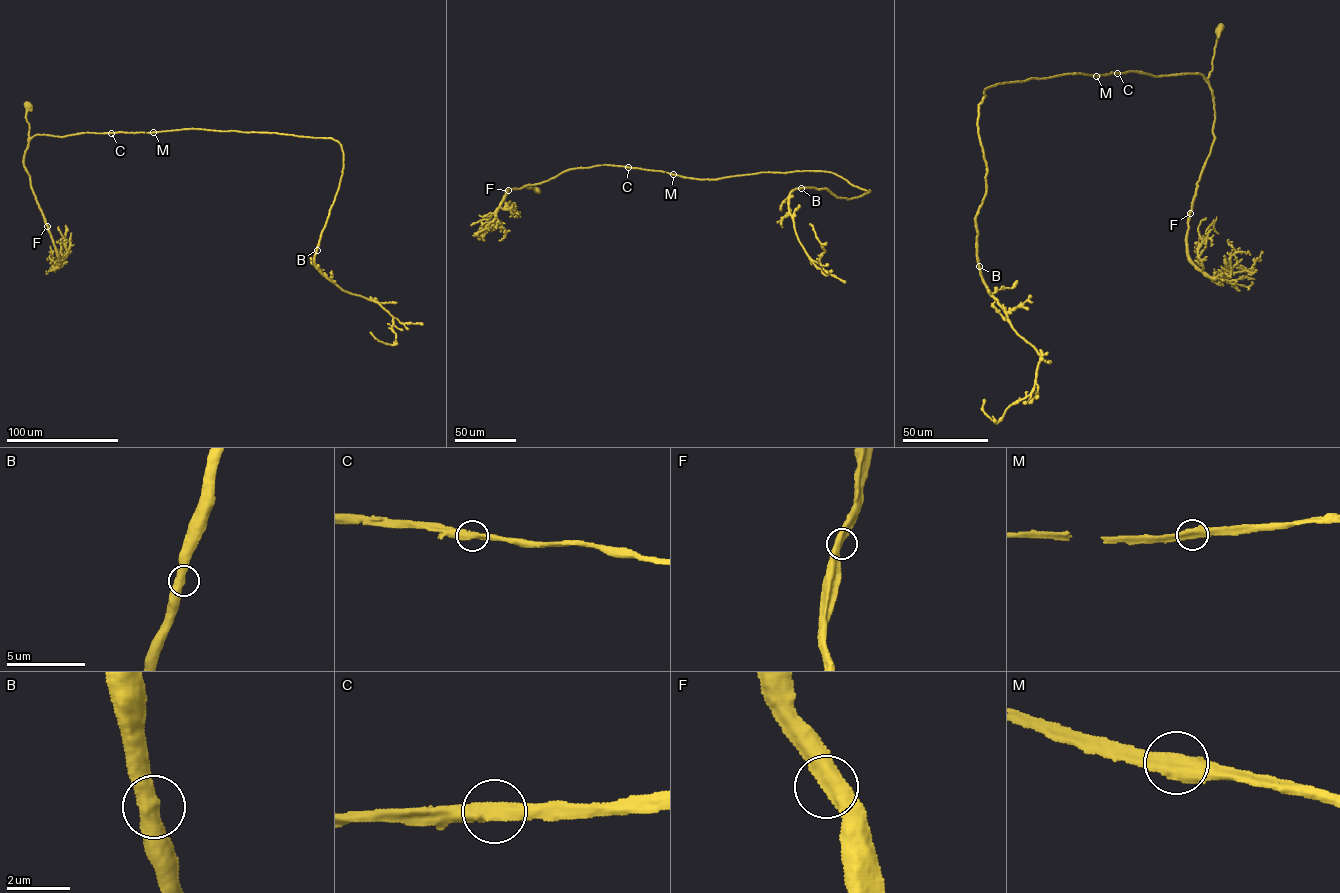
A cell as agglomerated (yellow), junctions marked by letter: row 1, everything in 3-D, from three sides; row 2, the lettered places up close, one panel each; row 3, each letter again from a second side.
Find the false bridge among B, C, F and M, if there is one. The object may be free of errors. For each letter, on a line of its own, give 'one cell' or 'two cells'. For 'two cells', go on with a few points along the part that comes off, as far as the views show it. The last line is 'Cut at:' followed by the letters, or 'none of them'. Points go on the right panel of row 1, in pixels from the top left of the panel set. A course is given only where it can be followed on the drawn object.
B: one cell
C: one cell
F: one cell
M: one cell
Cut at: none of them

